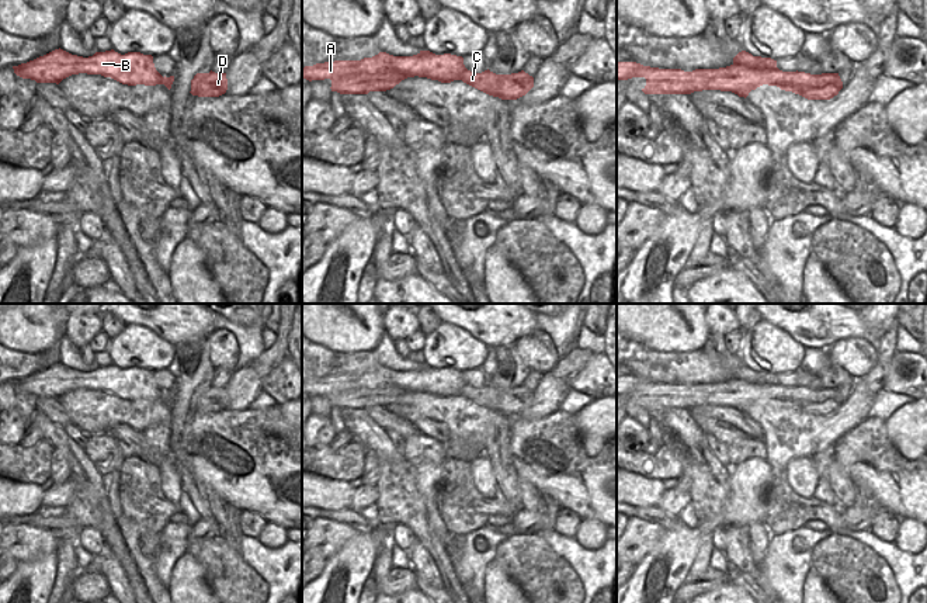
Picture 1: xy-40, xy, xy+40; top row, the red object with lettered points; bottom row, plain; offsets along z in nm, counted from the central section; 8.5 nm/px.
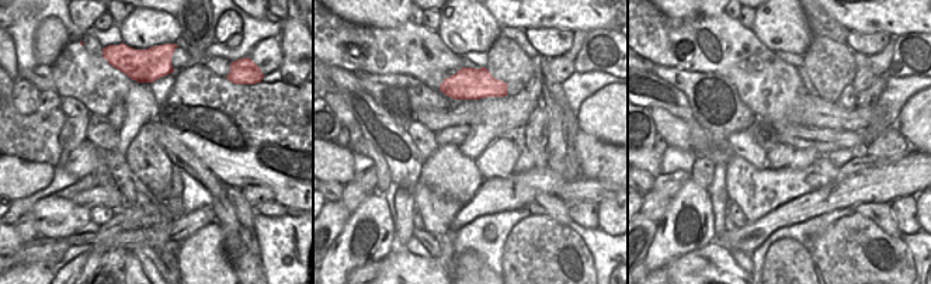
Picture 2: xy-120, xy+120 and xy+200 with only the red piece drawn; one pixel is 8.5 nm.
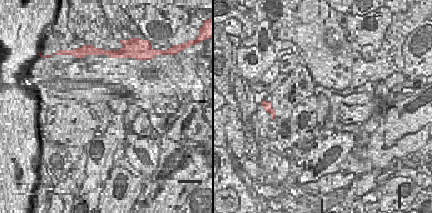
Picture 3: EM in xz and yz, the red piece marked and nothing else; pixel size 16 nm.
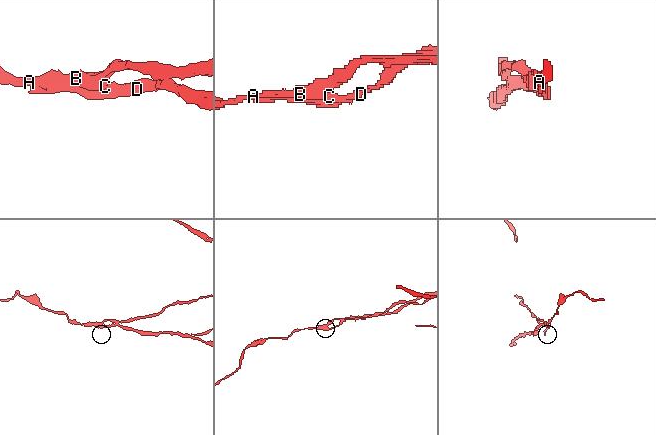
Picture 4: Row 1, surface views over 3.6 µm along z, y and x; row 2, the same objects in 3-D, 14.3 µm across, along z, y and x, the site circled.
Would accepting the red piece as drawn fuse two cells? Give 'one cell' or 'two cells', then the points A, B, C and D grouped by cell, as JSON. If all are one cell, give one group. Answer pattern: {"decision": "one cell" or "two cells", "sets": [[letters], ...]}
{"decision": "two cells", "sets": [["A", "B"], ["C", "D"]]}

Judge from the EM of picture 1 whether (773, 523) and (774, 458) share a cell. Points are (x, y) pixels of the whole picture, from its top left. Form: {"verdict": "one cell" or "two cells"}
{"verdict": "two cells"}

